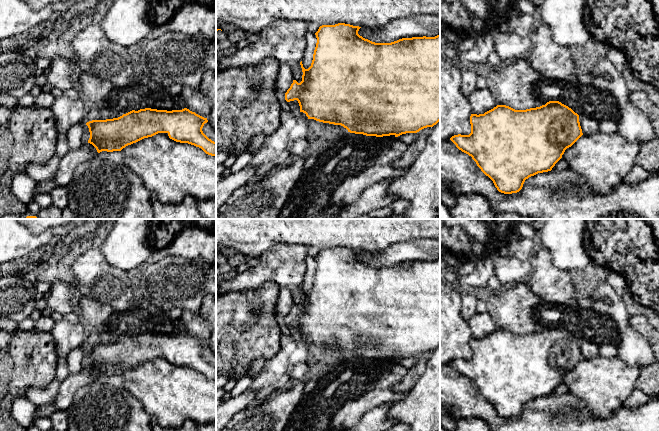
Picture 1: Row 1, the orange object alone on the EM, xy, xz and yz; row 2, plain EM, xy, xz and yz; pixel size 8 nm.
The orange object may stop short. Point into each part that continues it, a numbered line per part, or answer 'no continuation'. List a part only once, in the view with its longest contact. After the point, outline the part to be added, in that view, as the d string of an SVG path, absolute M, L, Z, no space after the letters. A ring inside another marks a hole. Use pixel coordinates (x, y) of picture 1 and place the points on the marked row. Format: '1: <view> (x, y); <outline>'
no continuation

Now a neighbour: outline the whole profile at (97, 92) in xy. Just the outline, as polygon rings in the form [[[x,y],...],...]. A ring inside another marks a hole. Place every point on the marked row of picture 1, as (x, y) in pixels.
[[[81,72],[76,76],[75,85],[88,105],[107,107],[113,104],[115,88],[109,80]]]

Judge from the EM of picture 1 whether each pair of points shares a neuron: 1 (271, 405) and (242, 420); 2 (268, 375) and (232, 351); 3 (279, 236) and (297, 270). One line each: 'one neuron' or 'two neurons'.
1: one neuron
2: two neurons
3: two neurons

